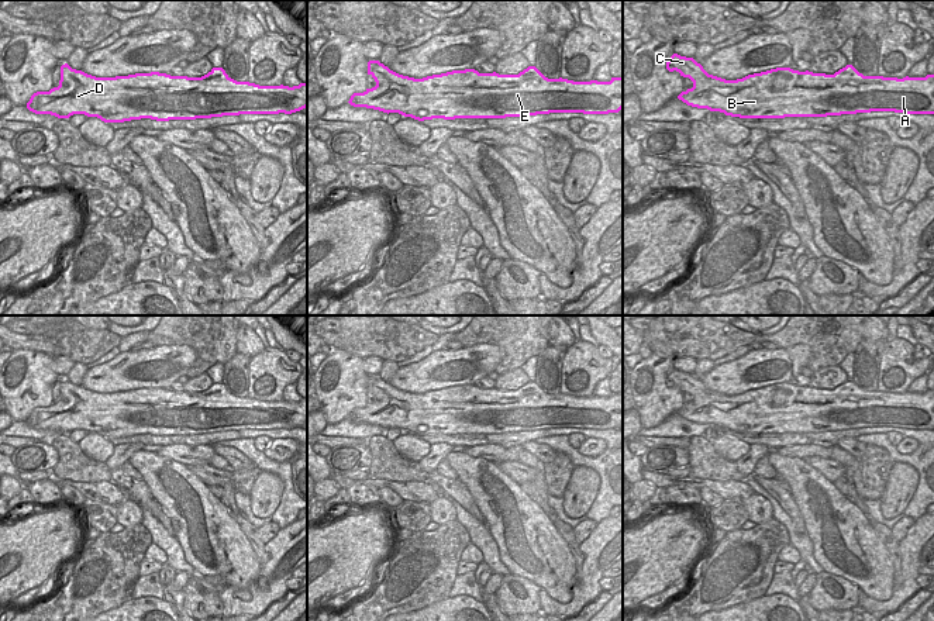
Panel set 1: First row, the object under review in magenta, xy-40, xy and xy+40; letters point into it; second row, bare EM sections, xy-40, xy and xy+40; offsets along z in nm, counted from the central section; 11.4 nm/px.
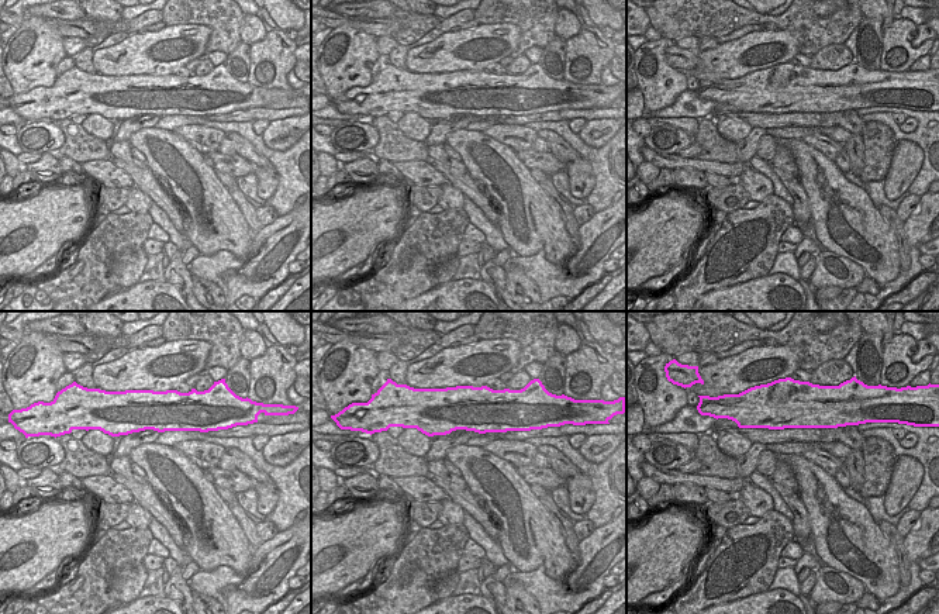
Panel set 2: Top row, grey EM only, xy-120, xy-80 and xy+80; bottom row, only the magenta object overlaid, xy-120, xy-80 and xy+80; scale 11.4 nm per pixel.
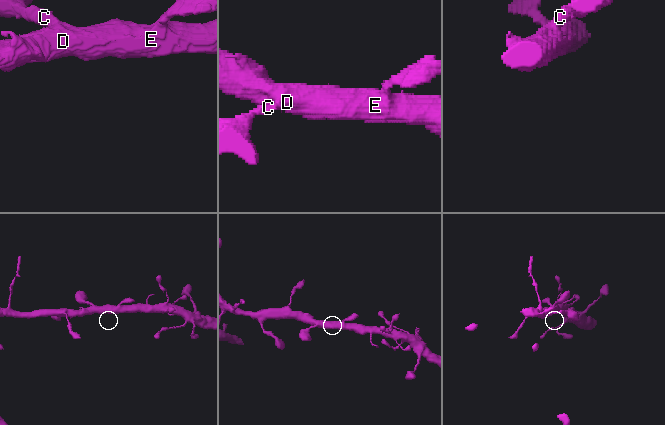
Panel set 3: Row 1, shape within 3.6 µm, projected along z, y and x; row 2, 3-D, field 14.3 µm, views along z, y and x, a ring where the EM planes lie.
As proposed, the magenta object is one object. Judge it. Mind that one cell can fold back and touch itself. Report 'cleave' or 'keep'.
keep

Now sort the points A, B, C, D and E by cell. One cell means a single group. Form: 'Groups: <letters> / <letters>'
Groups: A B C D E.

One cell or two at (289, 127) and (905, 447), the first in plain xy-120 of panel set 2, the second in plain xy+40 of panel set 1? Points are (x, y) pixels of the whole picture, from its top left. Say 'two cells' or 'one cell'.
one cell

